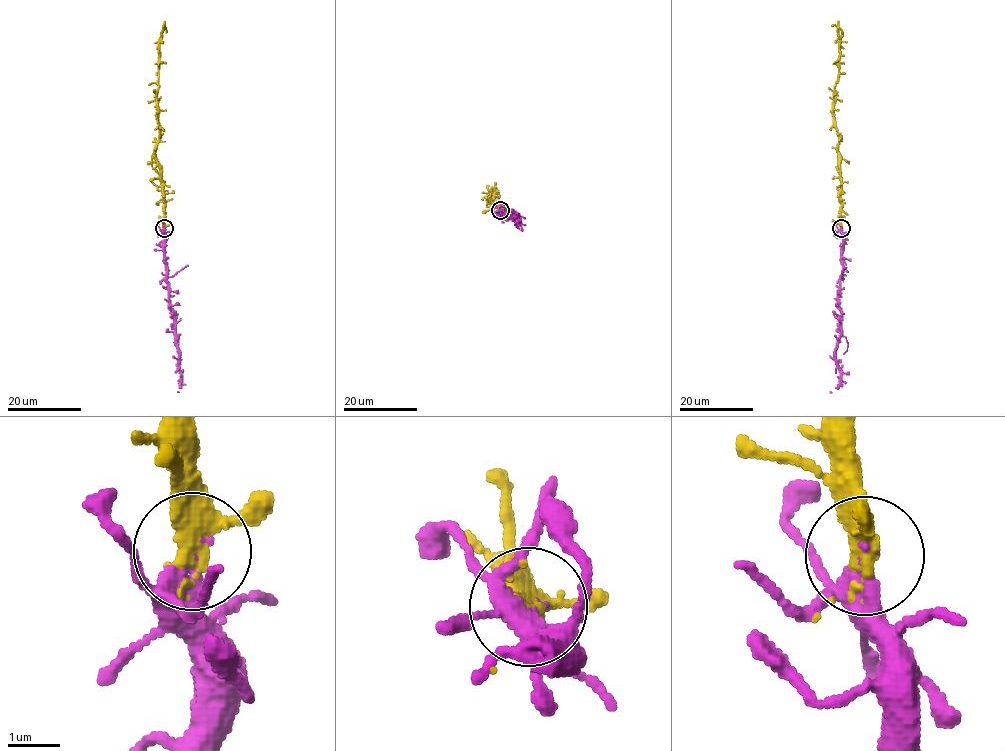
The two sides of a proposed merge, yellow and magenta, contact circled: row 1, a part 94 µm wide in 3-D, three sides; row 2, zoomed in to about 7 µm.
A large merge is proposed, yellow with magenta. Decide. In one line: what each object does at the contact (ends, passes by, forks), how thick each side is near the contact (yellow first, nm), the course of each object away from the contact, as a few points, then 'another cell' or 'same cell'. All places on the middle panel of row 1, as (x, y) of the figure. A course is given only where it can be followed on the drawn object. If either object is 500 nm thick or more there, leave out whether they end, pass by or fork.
yellow passes by | magenta forks | 360/240 nm | yellow via (500, 210), (489, 199), (493, 200), (491, 191), (492, 194), (497, 188) | magenta via (500, 210), (501, 214), (506, 213), (513, 219), (517, 215), (519, 222), (521, 219), (516, 213) | same cell

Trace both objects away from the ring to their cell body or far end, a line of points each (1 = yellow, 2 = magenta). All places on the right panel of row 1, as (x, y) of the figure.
1: (841, 228), (841, 172), (834, 99), (838, 74), (838, 21)
2: (841, 228), (840, 334), (835, 352), (840, 380), (839, 385), (830, 391)

